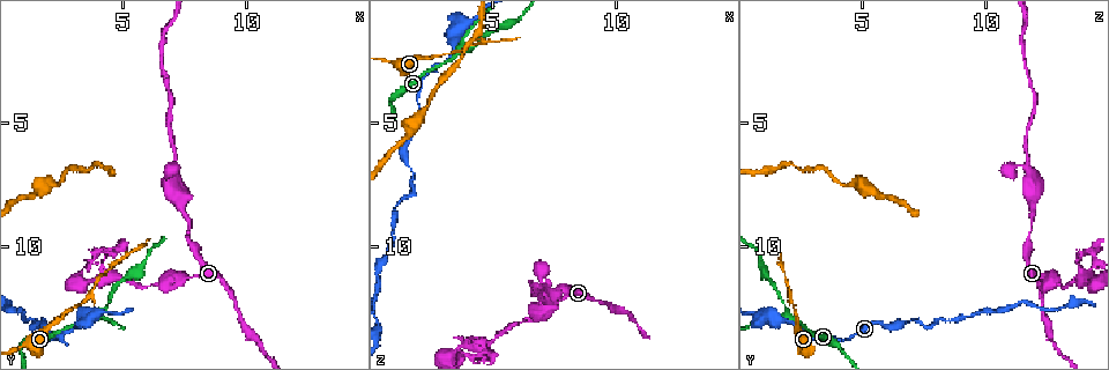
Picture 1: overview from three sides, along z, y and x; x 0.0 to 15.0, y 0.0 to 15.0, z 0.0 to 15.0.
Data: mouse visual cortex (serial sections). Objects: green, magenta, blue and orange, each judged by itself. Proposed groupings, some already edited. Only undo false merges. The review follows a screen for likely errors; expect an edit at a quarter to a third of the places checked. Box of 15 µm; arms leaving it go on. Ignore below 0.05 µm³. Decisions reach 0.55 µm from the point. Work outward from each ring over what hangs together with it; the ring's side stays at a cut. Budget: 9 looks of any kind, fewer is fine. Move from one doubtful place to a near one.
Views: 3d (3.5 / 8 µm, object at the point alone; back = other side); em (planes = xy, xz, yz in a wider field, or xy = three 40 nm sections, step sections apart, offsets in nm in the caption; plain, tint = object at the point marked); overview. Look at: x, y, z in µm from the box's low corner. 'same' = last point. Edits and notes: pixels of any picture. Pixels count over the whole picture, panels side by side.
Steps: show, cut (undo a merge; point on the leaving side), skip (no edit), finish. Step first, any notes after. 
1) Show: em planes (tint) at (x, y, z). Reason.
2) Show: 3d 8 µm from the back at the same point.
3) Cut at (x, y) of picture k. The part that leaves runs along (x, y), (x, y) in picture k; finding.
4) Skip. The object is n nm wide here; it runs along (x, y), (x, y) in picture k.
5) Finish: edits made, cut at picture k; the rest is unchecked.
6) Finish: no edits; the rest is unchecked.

Show: 3d 8 µm from the back at (2.3, 13.0, 2.4).

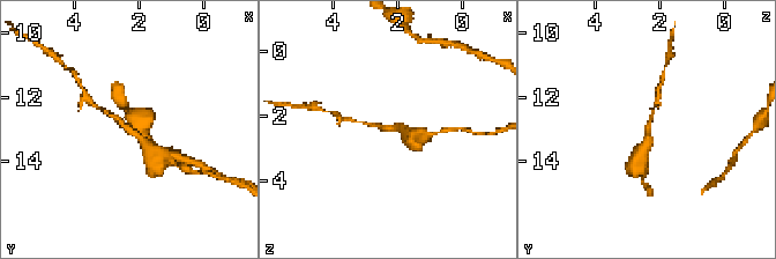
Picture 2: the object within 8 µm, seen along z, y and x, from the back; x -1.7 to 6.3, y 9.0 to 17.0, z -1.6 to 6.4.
Show: 3d 3.5 µm at (2.4, 13.0, 2.4).

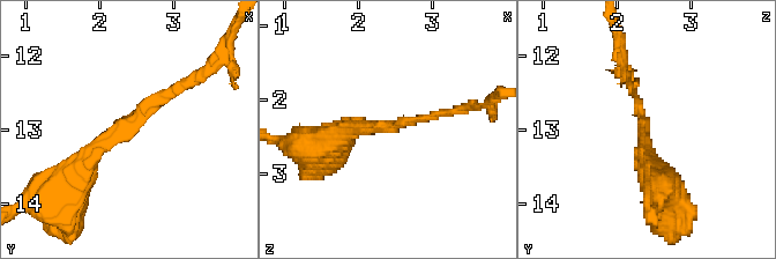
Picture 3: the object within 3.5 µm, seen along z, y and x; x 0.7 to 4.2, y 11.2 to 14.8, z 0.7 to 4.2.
Show: em xy step 2 (tint) at (2.35, 13.05, 2.40). The arms are 100, 400 nm wide; need the tissue.

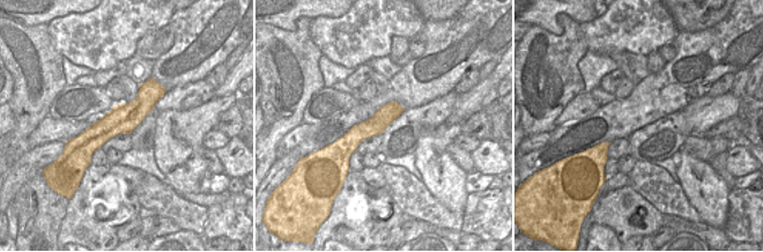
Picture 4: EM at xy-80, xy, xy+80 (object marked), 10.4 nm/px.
Skip. The object is 200 nm wide here; it runs along (71, 185), (102, 146), (184, 86) in picture 3; continuous, no second cell.

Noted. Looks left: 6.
Show: 3d 3.5 µm at (1.8, 13.1, 6.9). Thin neck.

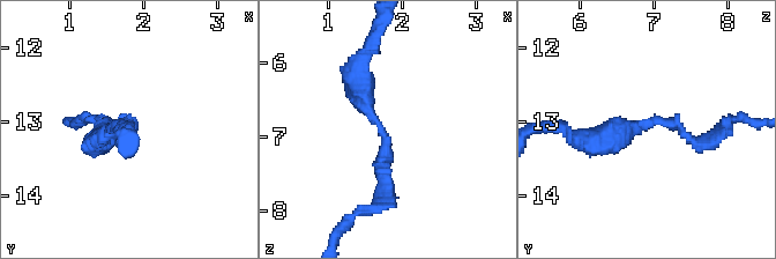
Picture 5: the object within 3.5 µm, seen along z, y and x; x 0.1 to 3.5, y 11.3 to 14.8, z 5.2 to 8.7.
Show: em xy step 2 (tint) at (1.75, 12.95, 7.00). Shape alone is not enough.

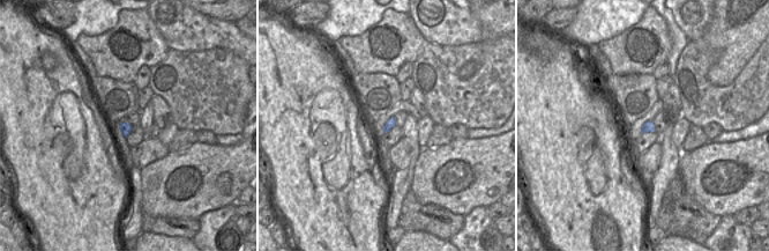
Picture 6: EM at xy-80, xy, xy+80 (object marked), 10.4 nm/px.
Skip. The object is 100 nm wide here; it runs along (359, 69), (383, 135), (380, 200) in picture 5; all the same cell.

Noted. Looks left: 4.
Show: 3d 3.5 µm at (6.2, 11.5, 13.2). Narrows sharply.

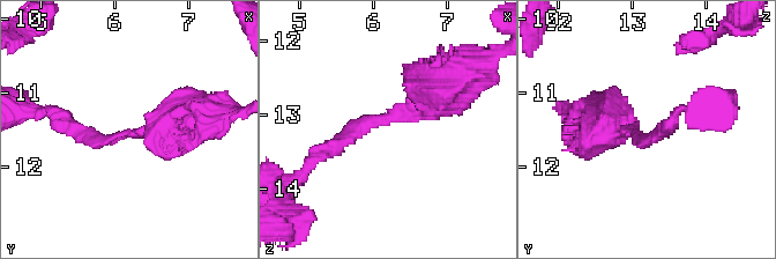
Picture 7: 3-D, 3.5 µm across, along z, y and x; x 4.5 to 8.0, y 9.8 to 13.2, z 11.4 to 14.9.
Show: em xy step 1 (tint) at (6.15, 11.55, 13.10). The arms are 200, 500 nm wide.

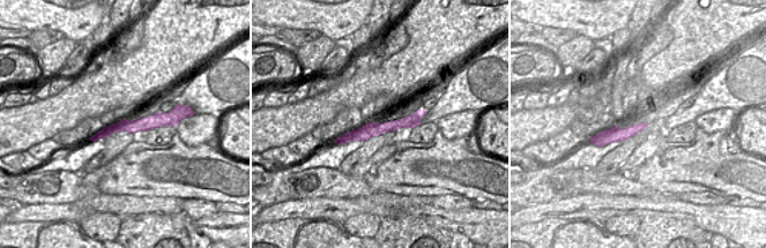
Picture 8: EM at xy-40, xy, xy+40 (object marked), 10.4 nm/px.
Show: em xy step 3 (tint) at the same point.

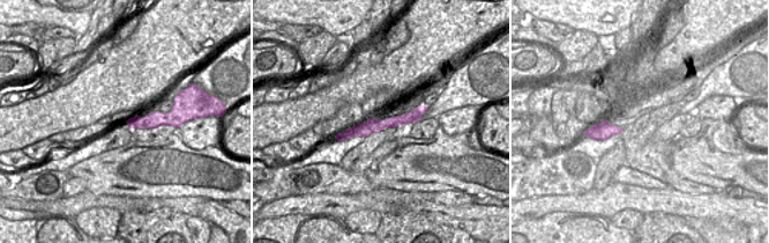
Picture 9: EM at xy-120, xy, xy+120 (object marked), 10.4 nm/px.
Skip. The object is 150 nm wide here; it runs along (423, 108), (411, 117), (340, 137) in picture 9; one cell here.

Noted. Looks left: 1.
Finish: no edits; the rest is unchecked.

